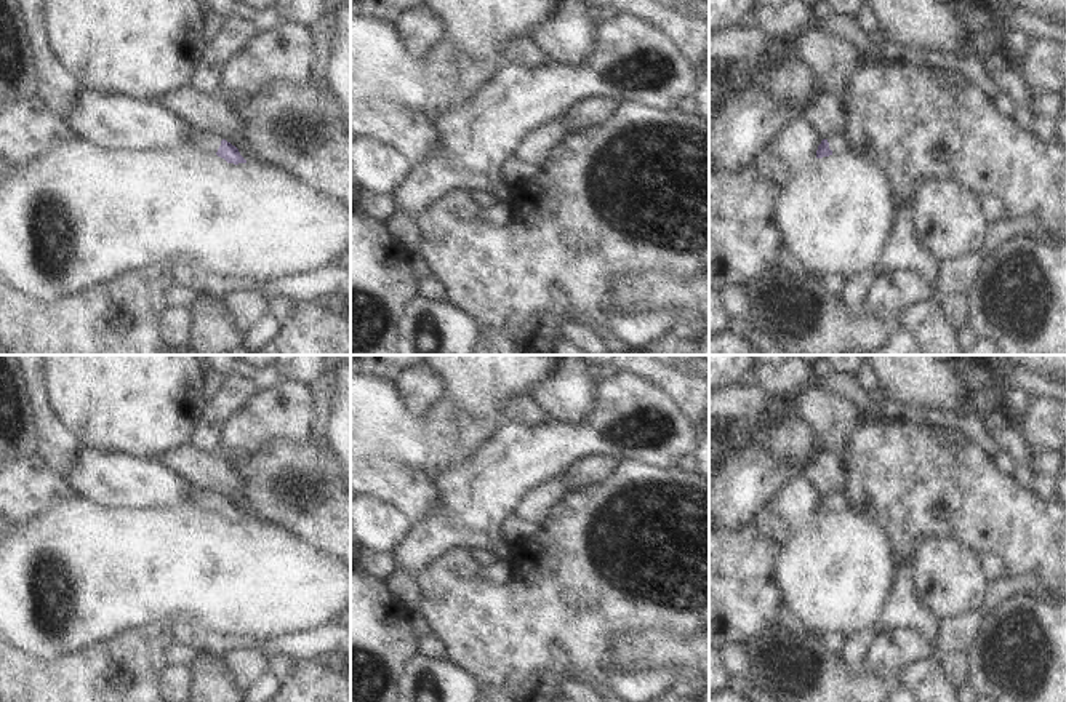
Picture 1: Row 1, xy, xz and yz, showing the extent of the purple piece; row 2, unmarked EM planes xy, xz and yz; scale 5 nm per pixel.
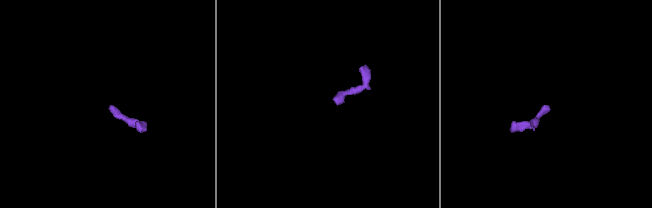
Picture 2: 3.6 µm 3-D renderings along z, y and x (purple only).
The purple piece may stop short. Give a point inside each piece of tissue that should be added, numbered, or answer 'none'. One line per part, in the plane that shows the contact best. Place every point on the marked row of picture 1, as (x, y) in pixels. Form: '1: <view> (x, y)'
1: xy (208, 143)

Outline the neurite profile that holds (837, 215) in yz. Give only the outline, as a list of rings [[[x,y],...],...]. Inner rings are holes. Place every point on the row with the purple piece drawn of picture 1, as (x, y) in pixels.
[[[847,150],[795,173],[783,185],[775,221],[787,249],[836,286],[880,262],[896,209],[888,174]]]

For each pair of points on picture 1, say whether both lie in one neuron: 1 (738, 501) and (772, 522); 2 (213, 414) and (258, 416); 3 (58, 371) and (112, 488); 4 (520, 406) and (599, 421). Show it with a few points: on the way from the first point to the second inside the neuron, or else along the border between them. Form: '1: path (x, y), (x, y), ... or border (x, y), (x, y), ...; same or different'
1: border (783, 485), (761, 509), (753, 525); different
2: border (256, 390), (223, 422), (215, 446); different
3: border (80, 446), (116, 451), (132, 458); different
4: border (508, 421), (520, 424), (549, 422); different

